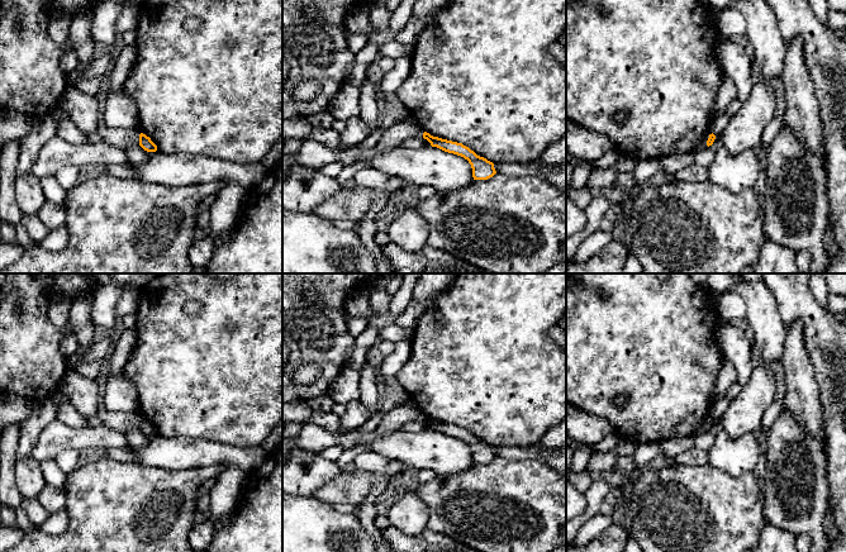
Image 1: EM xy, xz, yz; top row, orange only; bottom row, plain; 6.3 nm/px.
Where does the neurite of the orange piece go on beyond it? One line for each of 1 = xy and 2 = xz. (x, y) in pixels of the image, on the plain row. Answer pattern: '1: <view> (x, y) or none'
1: none
2: none

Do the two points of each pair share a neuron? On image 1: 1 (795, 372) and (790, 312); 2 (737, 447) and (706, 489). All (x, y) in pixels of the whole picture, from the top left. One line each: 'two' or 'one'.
1: two
2: two

